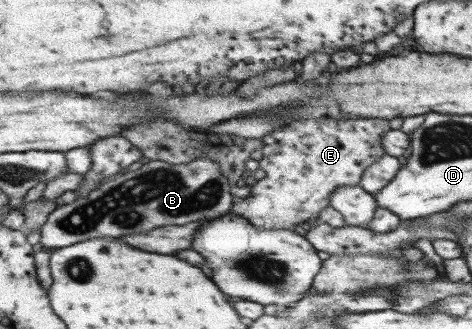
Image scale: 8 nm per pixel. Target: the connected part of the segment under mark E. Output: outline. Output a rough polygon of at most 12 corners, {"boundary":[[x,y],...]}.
{"boundary":[[291,121],[229,211],[259,230],[317,221],[385,155],[389,121]]}

